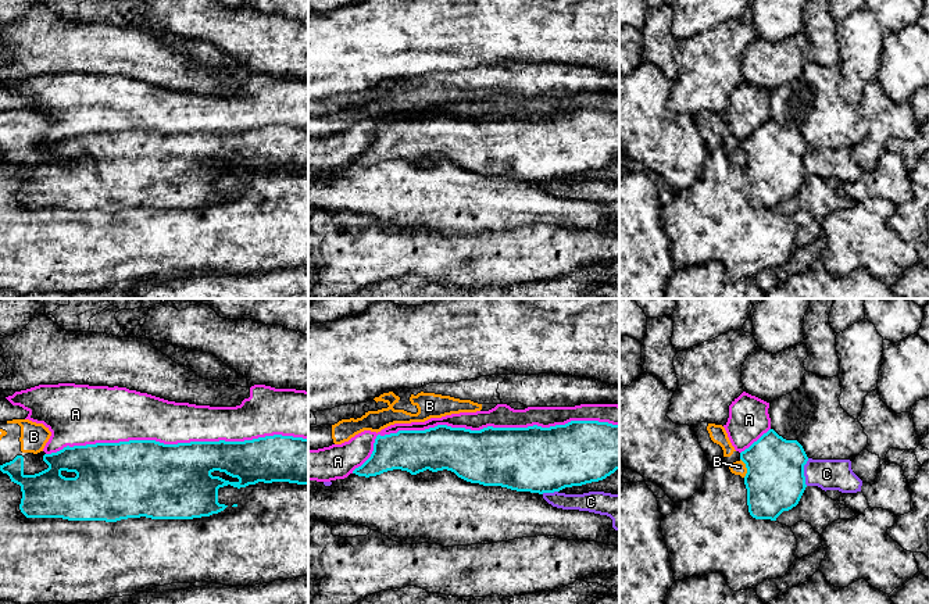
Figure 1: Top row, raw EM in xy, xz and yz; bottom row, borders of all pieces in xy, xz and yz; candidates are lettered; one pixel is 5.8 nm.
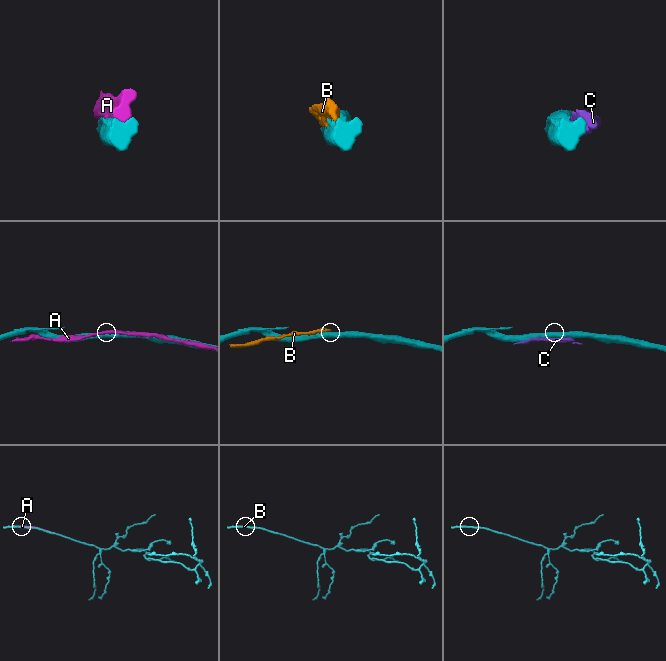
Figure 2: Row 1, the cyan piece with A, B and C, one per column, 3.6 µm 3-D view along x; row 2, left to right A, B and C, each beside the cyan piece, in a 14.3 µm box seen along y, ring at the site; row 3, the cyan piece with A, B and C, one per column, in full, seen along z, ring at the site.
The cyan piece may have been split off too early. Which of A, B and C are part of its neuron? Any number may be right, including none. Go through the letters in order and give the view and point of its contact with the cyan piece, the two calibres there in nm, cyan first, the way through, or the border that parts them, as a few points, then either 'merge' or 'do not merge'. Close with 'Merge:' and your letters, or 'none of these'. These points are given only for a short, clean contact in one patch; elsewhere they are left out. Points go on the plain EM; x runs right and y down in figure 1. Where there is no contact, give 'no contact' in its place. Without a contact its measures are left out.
A: meets cyan in xz at (478, 120); 360 nm thick on the cyan side, 140 nm on the other; do not merge
B: meets cyan in yz at (746, 156); 340 nm thick on the cyan side, 80 nm on the other; do not merge
C: meets cyan in yz at (803, 161); 340 nm thick on the cyan side, 180 nm on the other; do not merge
Merge: none of these

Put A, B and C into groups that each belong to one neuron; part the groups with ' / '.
A / B / C

